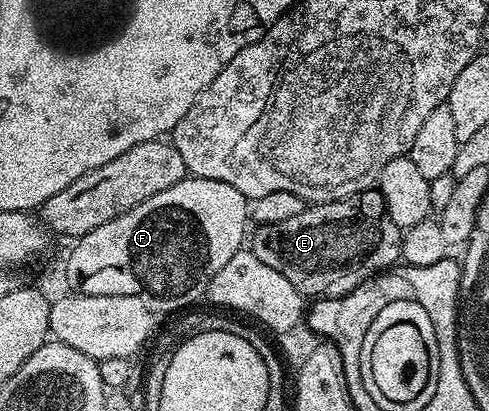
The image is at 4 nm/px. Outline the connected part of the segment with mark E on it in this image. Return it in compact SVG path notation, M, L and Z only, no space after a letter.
M375 188L364 190L353 198L304 205L303 210L297 212L297 216L264 226L256 225L254 230L249 238L251 253L257 256L257 260L261 260L261 264L269 264L269 268L281 272L281 276L285 276L289 284L293 284L293 288L297 288L300 294L311 300L340 298L343 294L348 294L368 278L374 278L376 274L394 267L403 252L404 231L400 230L397 224L393 224L385 208L385 200Z

